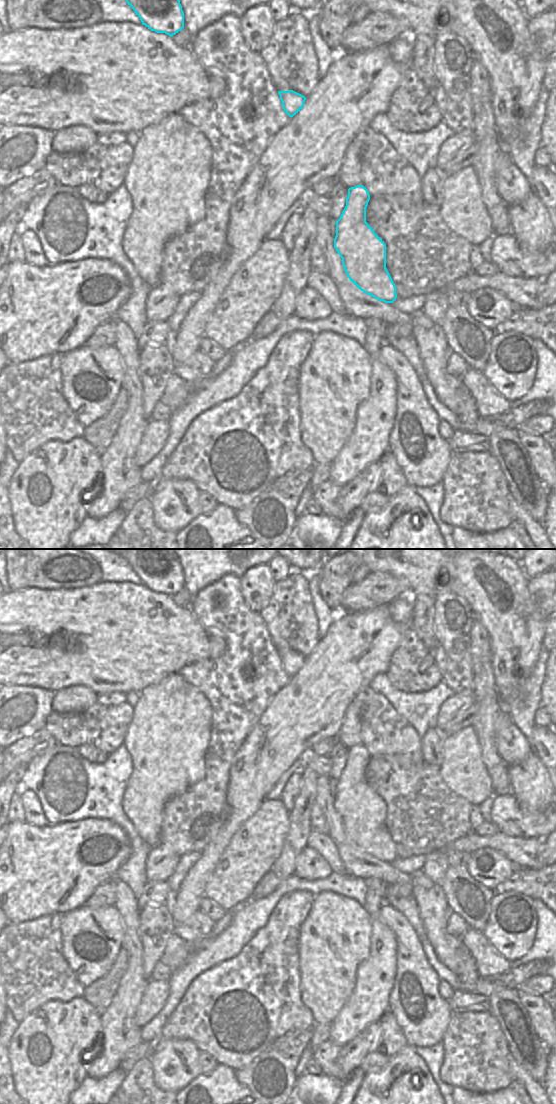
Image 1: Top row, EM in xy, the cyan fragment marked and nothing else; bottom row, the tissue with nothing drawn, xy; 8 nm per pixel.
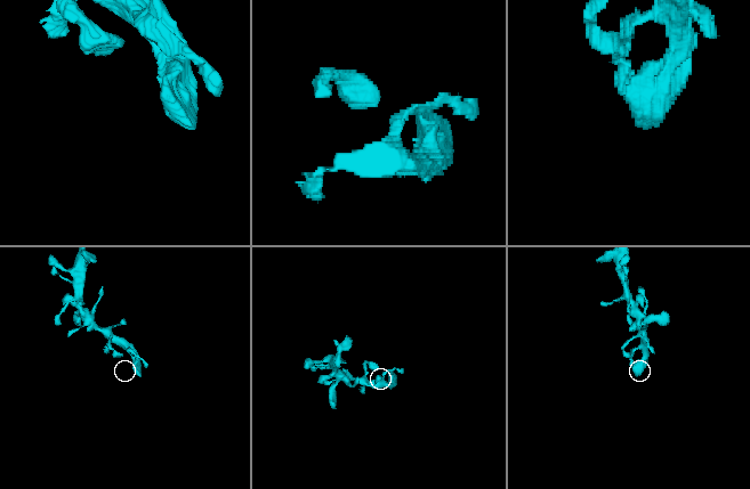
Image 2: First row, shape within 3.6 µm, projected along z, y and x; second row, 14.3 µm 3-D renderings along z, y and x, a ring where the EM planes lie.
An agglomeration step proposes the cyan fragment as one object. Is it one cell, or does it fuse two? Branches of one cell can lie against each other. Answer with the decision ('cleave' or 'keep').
keep

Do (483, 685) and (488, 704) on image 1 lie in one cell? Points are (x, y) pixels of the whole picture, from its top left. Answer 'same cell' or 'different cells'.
same cell

